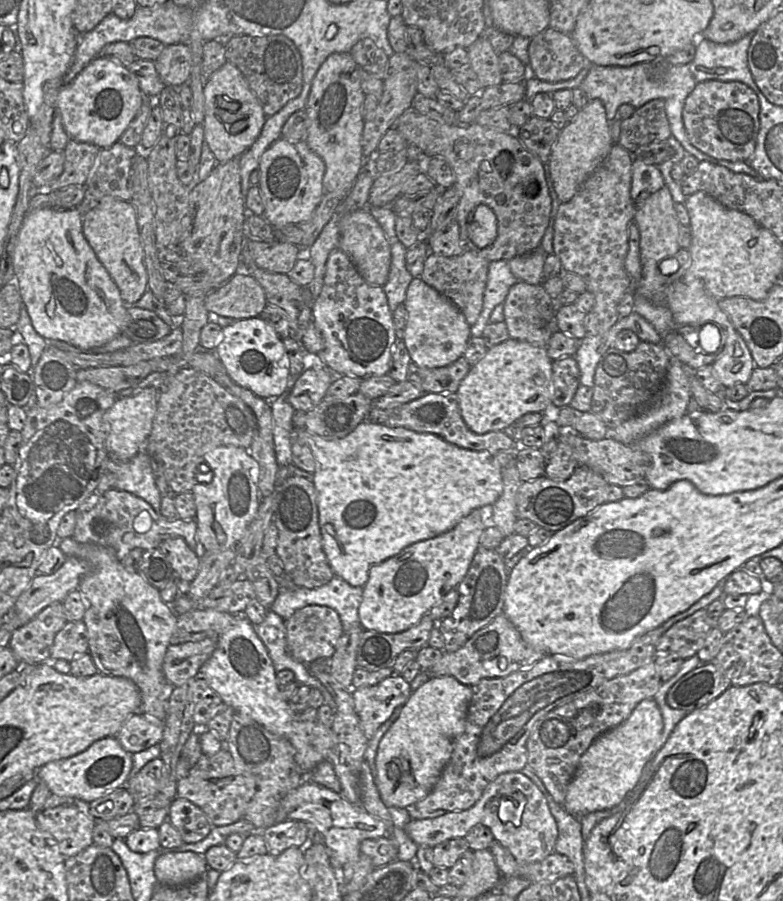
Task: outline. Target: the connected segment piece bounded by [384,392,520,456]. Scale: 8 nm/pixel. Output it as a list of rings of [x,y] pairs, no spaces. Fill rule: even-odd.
[[[426,393],[424,396],[412,400],[407,403],[403,403],[397,407],[392,409],[384,409],[388,411],[388,418],[384,423],[390,427],[405,427],[407,429],[411,429],[420,433],[432,433],[435,434],[442,439],[446,440],[449,443],[452,443],[458,447],[470,449],[474,451],[488,451],[491,455],[495,456],[499,451],[508,450],[508,449],[517,449],[520,447],[520,444],[510,438],[504,431],[492,431],[485,434],[476,434],[464,422],[457,393]]]

